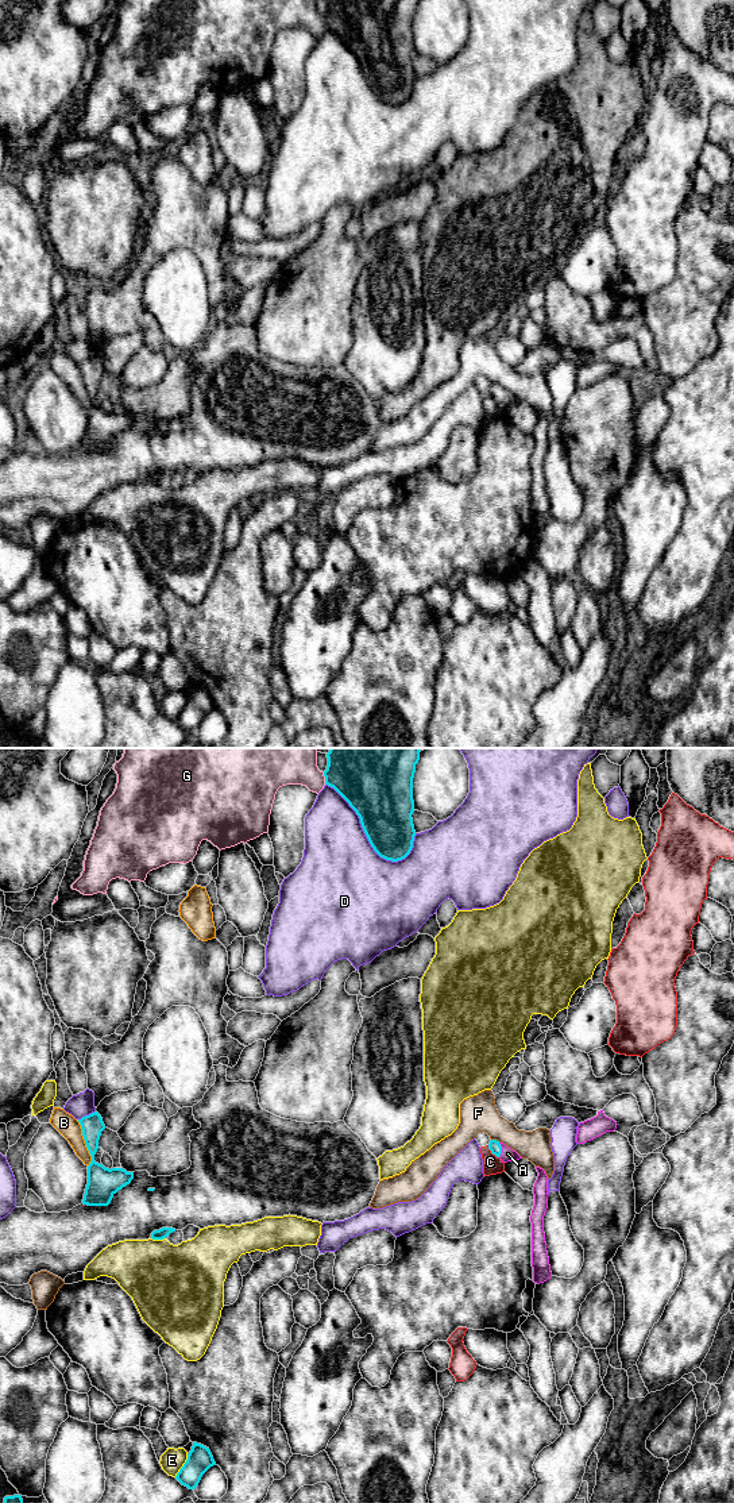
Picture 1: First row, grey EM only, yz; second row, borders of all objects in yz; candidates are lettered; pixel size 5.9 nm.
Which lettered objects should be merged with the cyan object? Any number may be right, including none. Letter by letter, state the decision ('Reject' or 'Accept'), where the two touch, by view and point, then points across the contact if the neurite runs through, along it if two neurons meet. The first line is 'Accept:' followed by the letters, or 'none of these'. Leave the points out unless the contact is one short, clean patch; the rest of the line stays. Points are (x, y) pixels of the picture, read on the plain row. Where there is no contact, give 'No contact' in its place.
Accept: A
A: Accept. Touches cyan at yz (501, 393). Path across: yz (494, 389), (501, 393), (507, 397)
B: Reject. Touches cyan at yz (85, 386)
C: Reject. Touches cyan at yz (491, 396)
D: Reject. Touches cyan at yz (364, 76)
E: Reject. Touches cyan at yz (184, 709)
F: Reject. Touches cyan at yz (495, 384)
G: Reject. Touches cyan at yz (325, 22)

